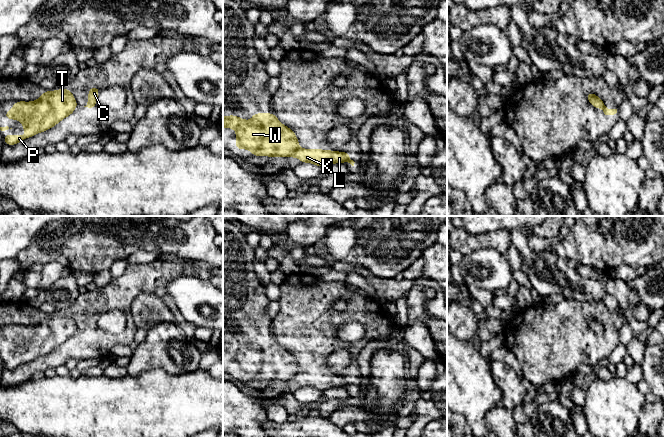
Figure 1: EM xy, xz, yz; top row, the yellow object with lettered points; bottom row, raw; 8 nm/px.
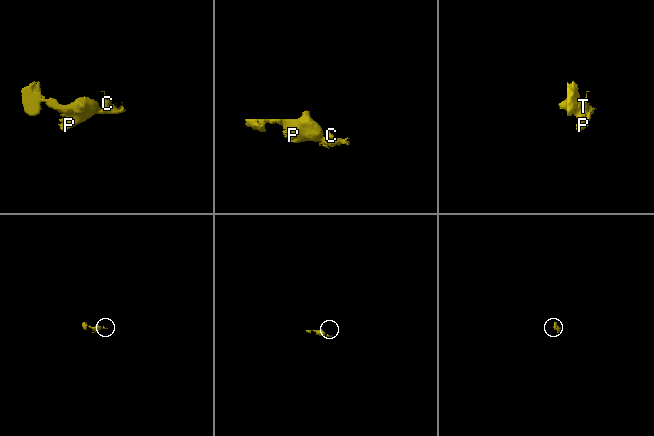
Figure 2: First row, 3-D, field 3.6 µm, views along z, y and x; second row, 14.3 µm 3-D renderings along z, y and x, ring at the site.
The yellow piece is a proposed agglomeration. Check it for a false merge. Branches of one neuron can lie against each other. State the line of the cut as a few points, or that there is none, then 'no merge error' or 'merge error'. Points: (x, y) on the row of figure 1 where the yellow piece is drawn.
cut xz (298, 147), (286, 156); merge error

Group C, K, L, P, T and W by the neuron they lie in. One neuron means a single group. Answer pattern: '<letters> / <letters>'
C K L / P T W

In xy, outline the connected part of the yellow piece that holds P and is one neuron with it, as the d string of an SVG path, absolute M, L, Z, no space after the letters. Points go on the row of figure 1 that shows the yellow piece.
M70 88L58 89L54 91L44 91L41 96L36 101L24 102L16 101L12 105L11 111L6 111L4 114L4 119L7 120L11 118L13 121L19 119L22 123L22 129L27 131L26 135L3 135L3 141L9 146L13 146L20 143L26 139L35 136L38 133L47 131L57 125L62 121L67 115L74 111L77 107L77 101L74 98Z

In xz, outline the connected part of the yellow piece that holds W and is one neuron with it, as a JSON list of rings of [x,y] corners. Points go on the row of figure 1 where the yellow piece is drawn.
[[[253,113],[252,120],[247,121],[239,118],[237,115],[227,115],[223,117],[223,128],[231,128],[236,130],[235,150],[247,149],[252,152],[254,156],[267,157],[287,157],[299,148],[299,141],[292,129],[283,125],[274,113]]]

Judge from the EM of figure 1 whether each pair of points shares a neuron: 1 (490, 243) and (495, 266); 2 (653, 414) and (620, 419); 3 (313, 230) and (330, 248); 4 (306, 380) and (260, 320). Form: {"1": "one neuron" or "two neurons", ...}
{"1": "two neurons", "2": "two neurons", "3": "two neurons", "4": "two neurons"}

